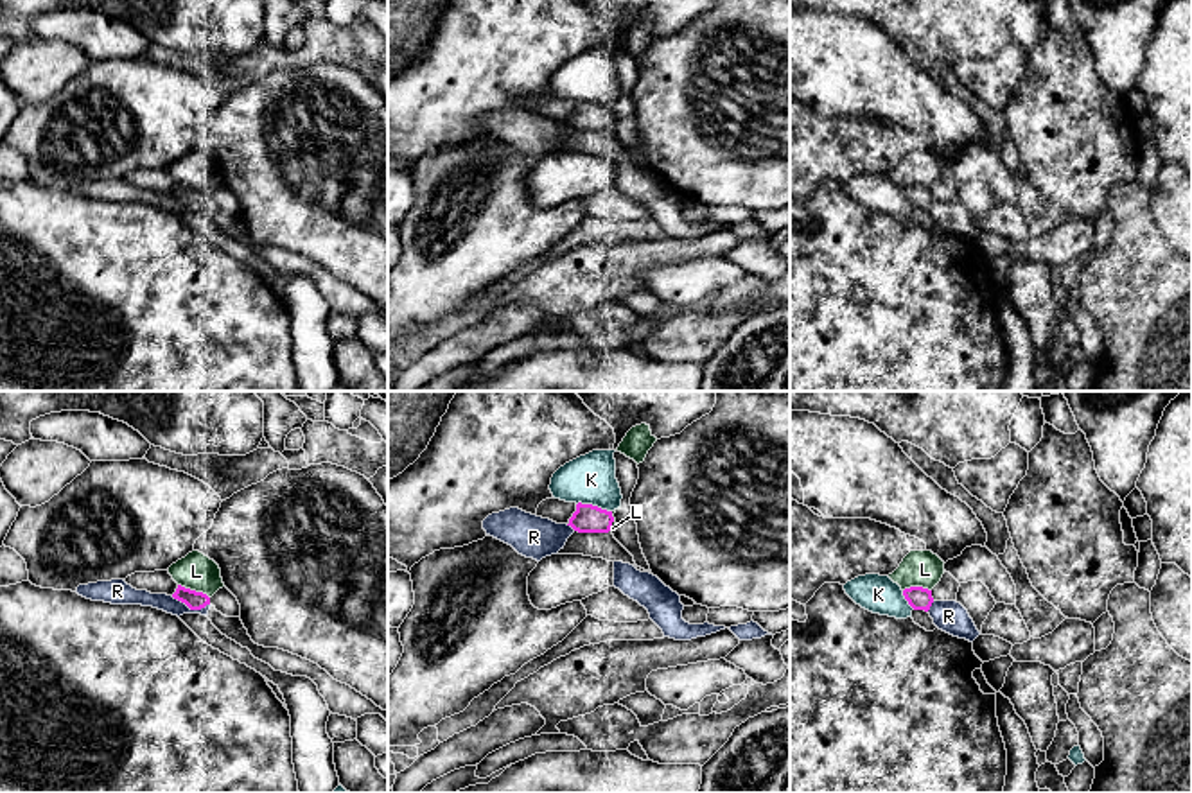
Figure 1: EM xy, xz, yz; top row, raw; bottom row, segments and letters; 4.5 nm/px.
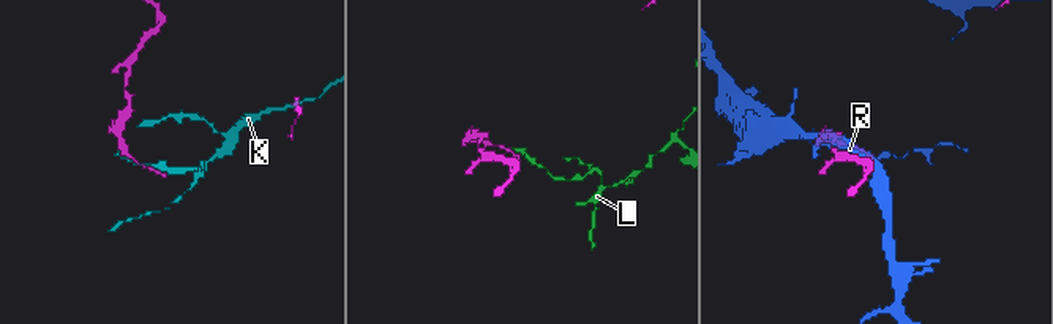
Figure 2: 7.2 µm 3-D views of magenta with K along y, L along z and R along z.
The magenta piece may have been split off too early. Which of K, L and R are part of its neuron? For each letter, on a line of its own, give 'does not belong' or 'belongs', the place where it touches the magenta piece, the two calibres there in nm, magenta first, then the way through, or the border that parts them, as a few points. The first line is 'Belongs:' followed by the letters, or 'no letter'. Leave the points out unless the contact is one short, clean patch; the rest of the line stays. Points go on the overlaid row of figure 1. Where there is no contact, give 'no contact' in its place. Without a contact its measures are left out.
Belongs: no letter
K: does not belong; meets magenta in xz at (595, 506); 130 nm thick on the magenta side, 220 nm on the other
L: does not belong; meets magenta in xy at (194, 591); 80 nm thick on the magenta side, 160 nm on the other
R: does not belong; meets magenta in xy at (191, 609); 80 nm thick on the magenta side, 80 nm on the other

